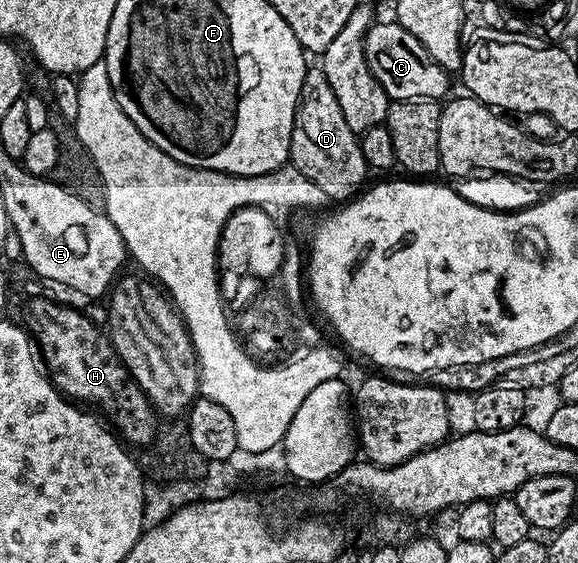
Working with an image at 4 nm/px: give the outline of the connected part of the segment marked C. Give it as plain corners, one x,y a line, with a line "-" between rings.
396,21
374,22
365,35
365,56
375,81
383,85
390,100
435,99
441,101
450,94
448,93
450,72
443,70
431,57
431,53
427,53
423,45
419,45
419,40
411,37
411,33
407,33
407,29
403,29
403,25
399,25

